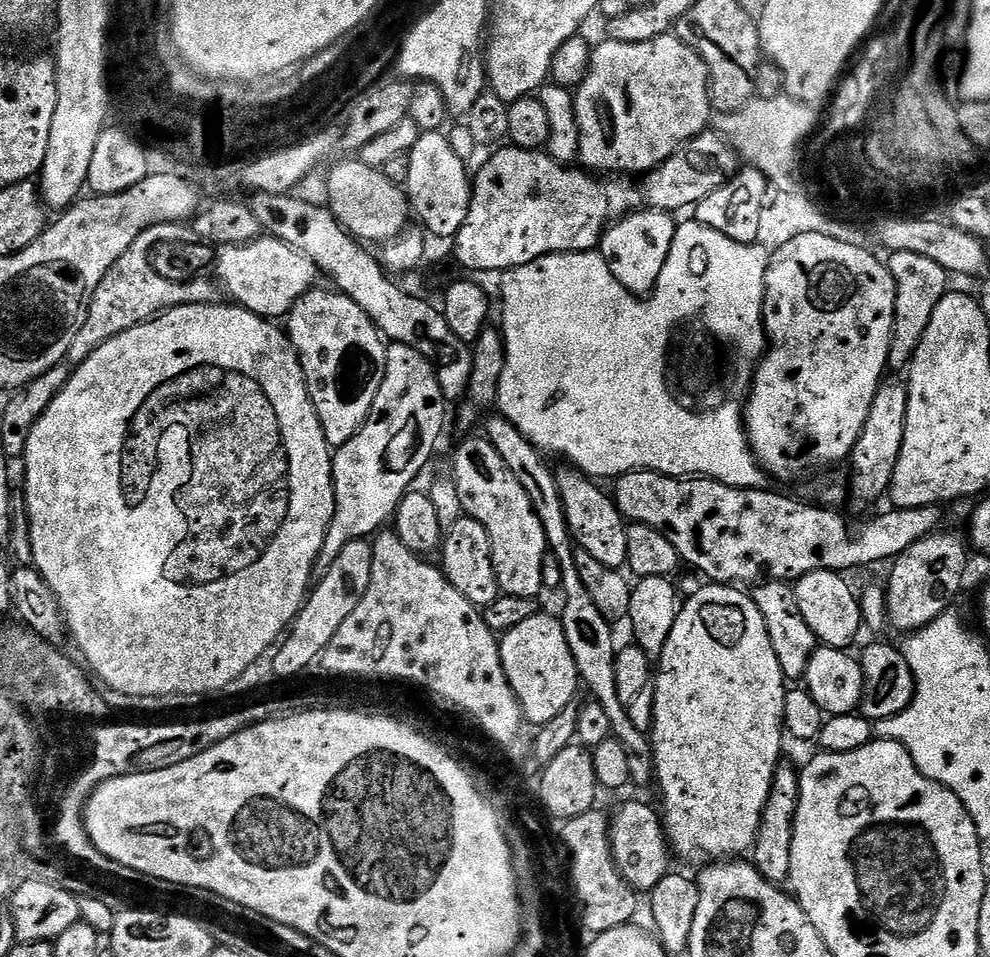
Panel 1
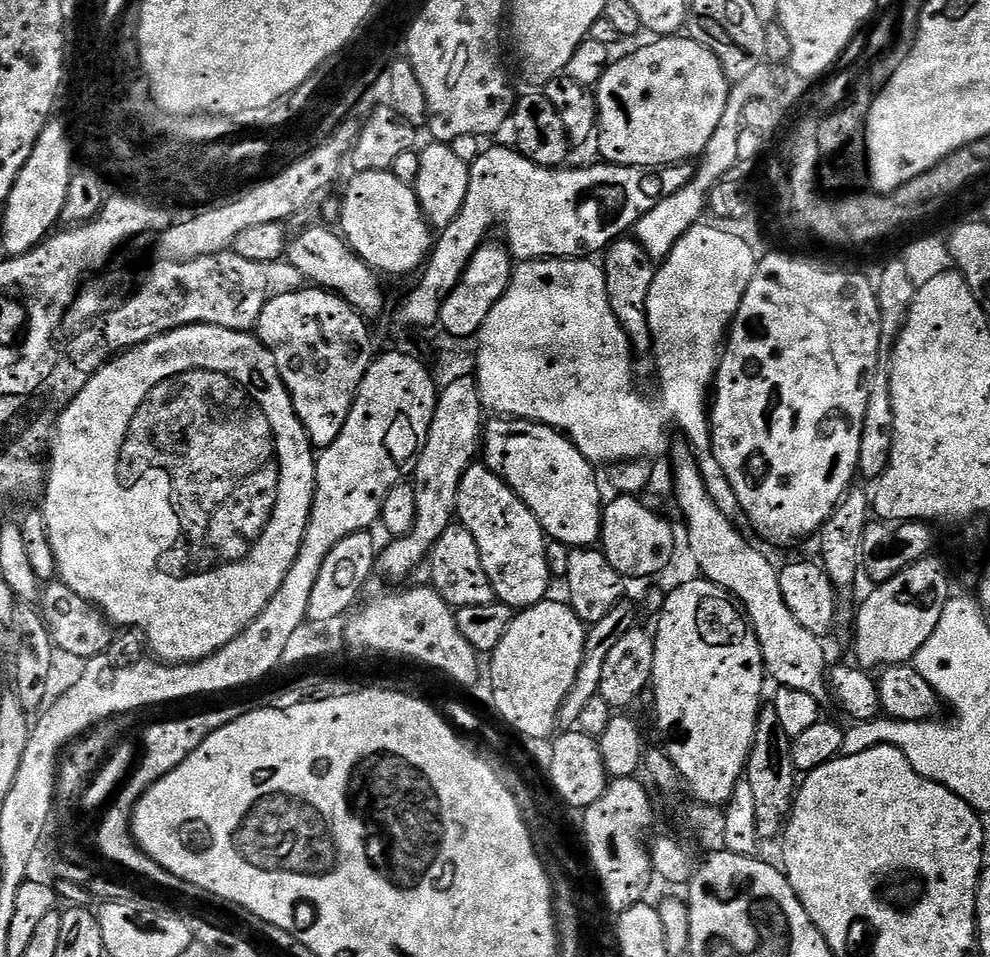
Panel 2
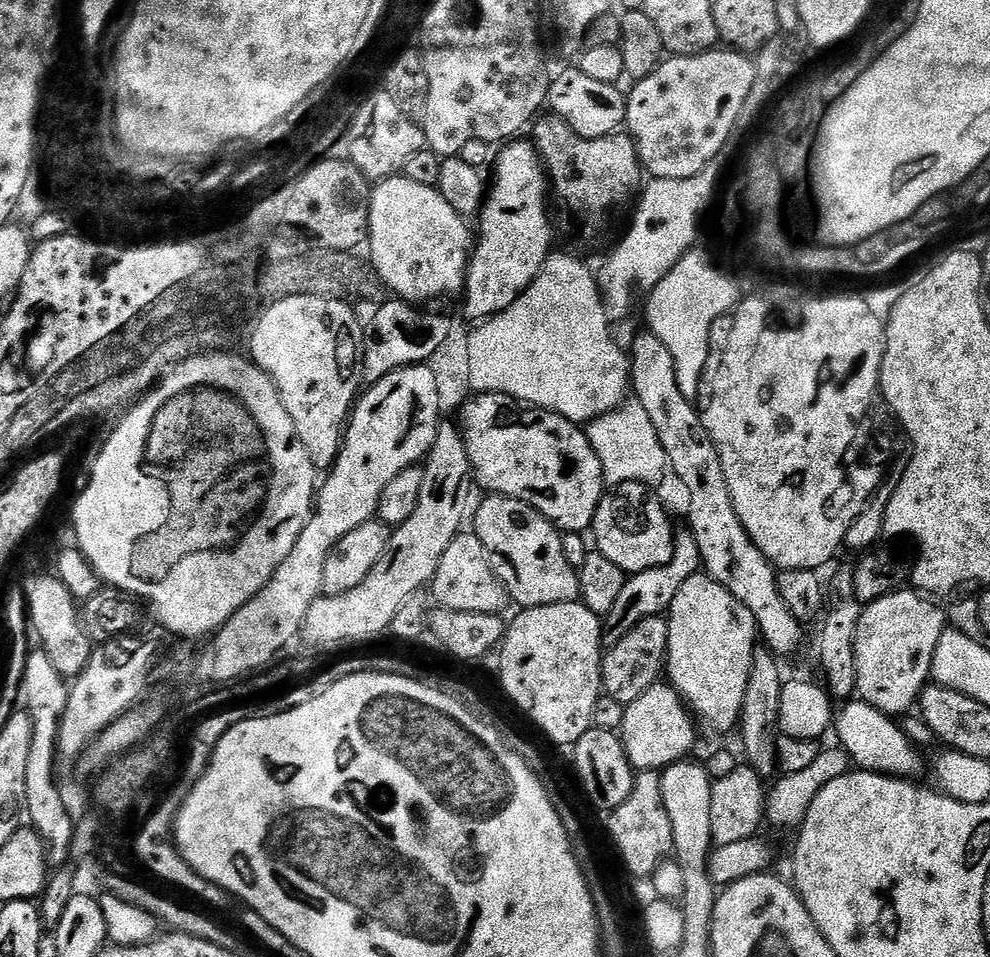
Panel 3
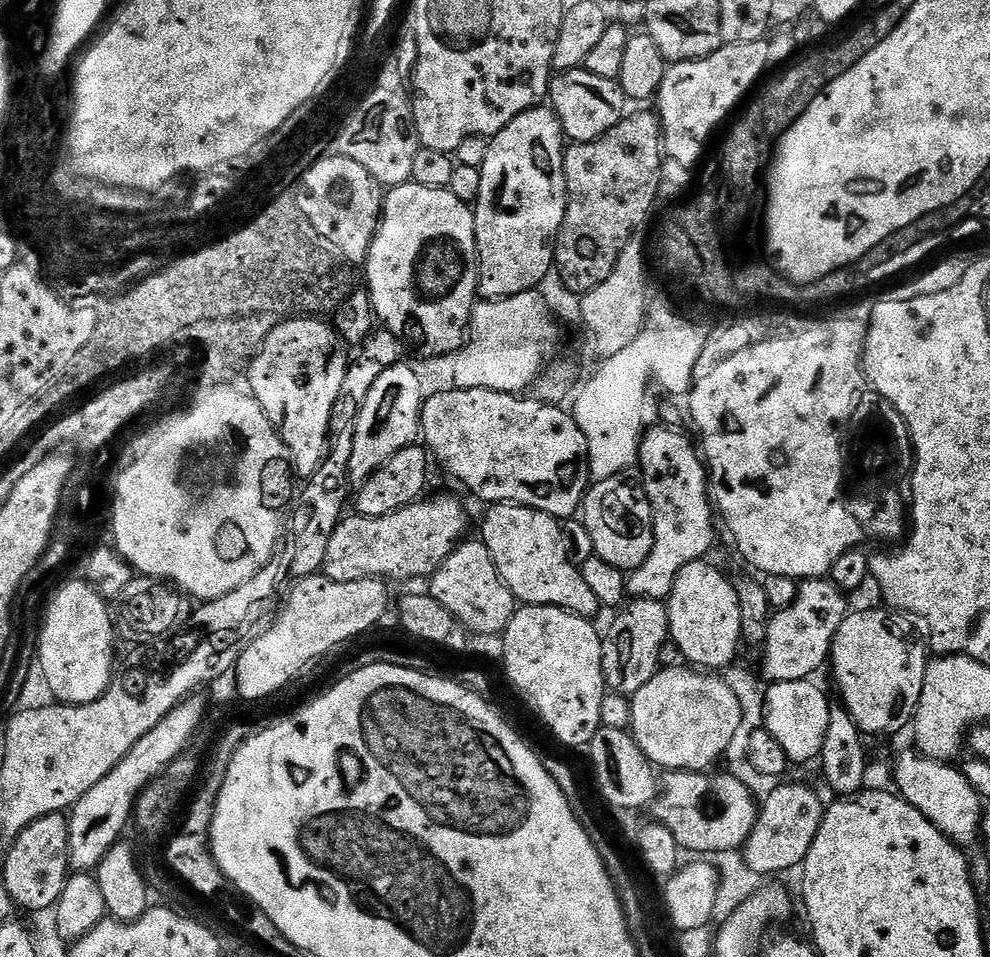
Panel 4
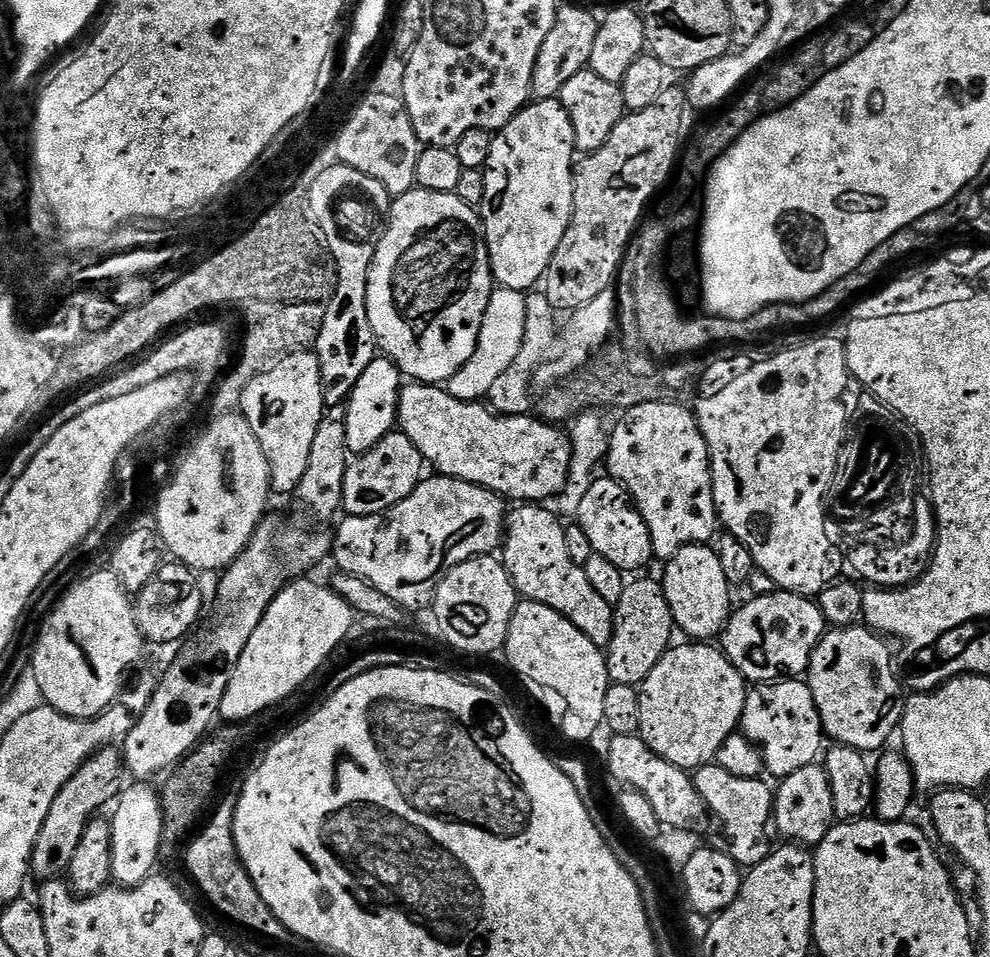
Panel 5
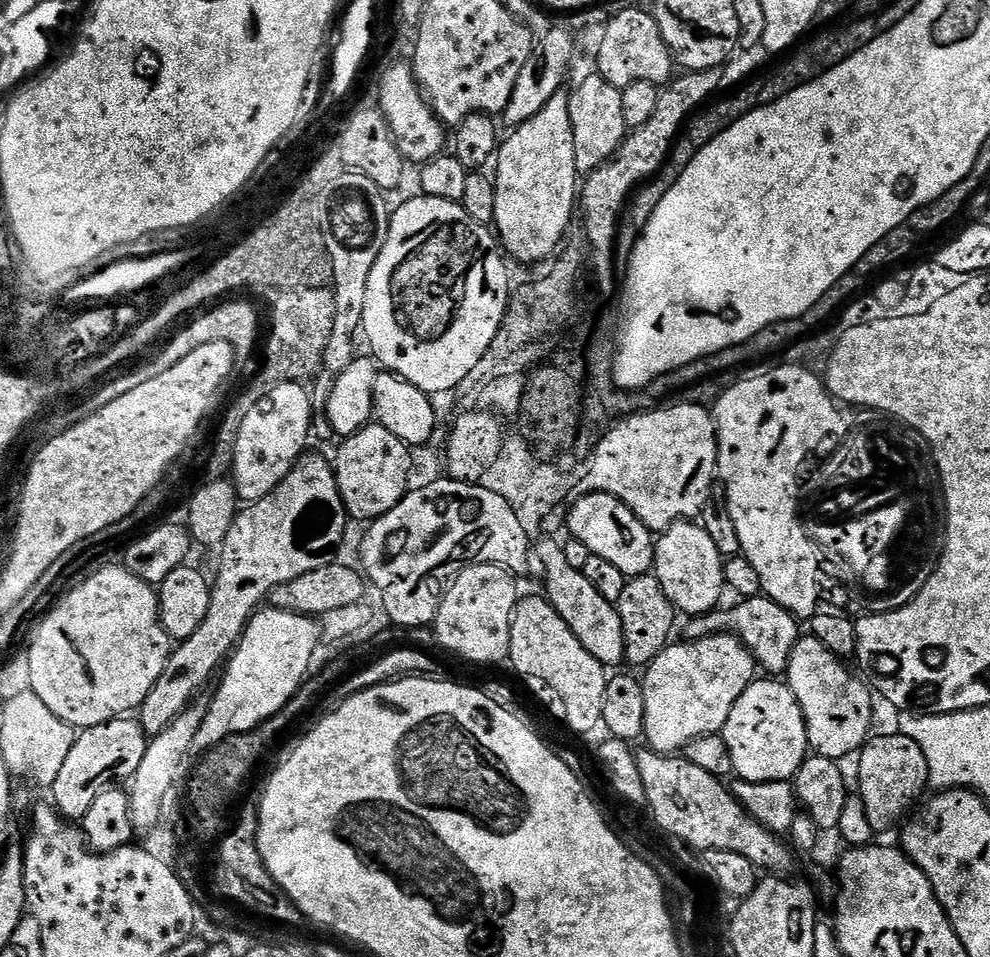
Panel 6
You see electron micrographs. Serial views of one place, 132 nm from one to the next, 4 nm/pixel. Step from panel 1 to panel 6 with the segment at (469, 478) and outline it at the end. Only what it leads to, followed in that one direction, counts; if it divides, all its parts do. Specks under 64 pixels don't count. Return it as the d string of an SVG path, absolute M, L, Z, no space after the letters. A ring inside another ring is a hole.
M552 540L541 542L540 564L544 567L544 584L548 587L546 599L552 603L557 614L564 619L566 626L570 626L570 630L574 630L578 642L582 642L582 646L586 646L586 650L590 650L590 654L594 654L594 658L598 658L598 662L604 665L605 669L616 670L612 668L618 667L619 664L623 665L625 663L626 638L622 630L622 618L618 614L615 603L602 598L602 594L598 594L598 590L594 590L593 583L590 582L590 578L586 578L584 571L579 572L574 566L570 566L570 561L566 559L564 549L559 543L555 544Z

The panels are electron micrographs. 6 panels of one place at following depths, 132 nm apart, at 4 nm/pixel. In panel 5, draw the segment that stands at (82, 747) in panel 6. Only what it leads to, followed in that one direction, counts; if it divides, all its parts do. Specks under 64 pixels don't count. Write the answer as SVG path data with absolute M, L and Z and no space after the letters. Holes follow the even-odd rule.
M109 746L93 753L74 776L62 786L62 790L59 790L58 796L54 798L50 812L46 815L46 822L42 822L42 830L38 830L38 842L32 851L30 872L35 879L37 876L37 881L60 878L67 873L70 858L74 858L74 850L78 850L78 842L82 842L82 834L86 830L89 819L99 813L96 811L103 804L111 805L124 791L125 781L120 781L123 776L126 776L126 765L121 749Z

